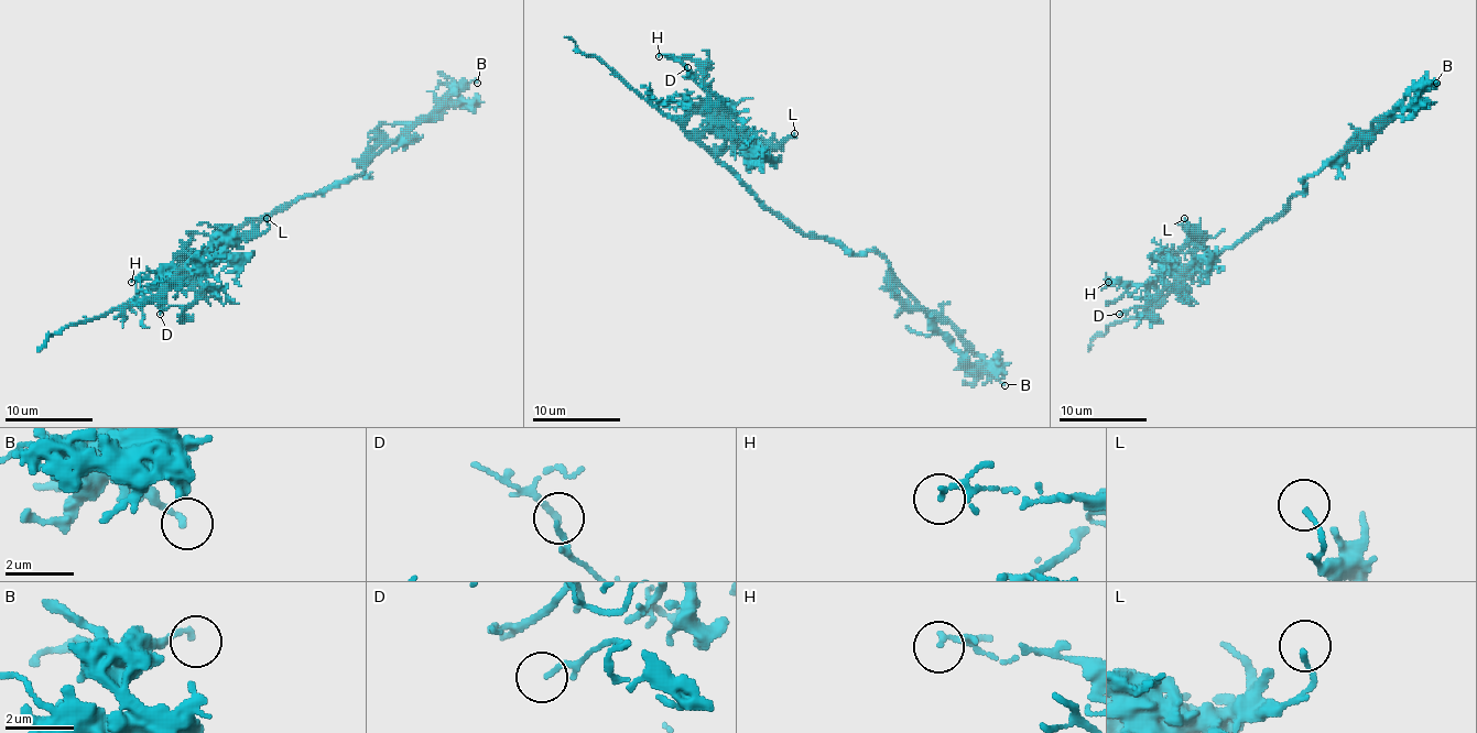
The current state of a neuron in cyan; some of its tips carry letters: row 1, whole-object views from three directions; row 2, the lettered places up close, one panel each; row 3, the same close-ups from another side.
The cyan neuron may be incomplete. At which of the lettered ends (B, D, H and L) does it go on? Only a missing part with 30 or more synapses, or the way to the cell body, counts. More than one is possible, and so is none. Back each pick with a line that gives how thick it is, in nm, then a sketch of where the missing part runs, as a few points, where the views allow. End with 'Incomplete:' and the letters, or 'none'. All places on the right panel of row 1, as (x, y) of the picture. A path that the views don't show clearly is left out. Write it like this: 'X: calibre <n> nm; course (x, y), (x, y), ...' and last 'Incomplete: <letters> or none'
Incomplete: none

